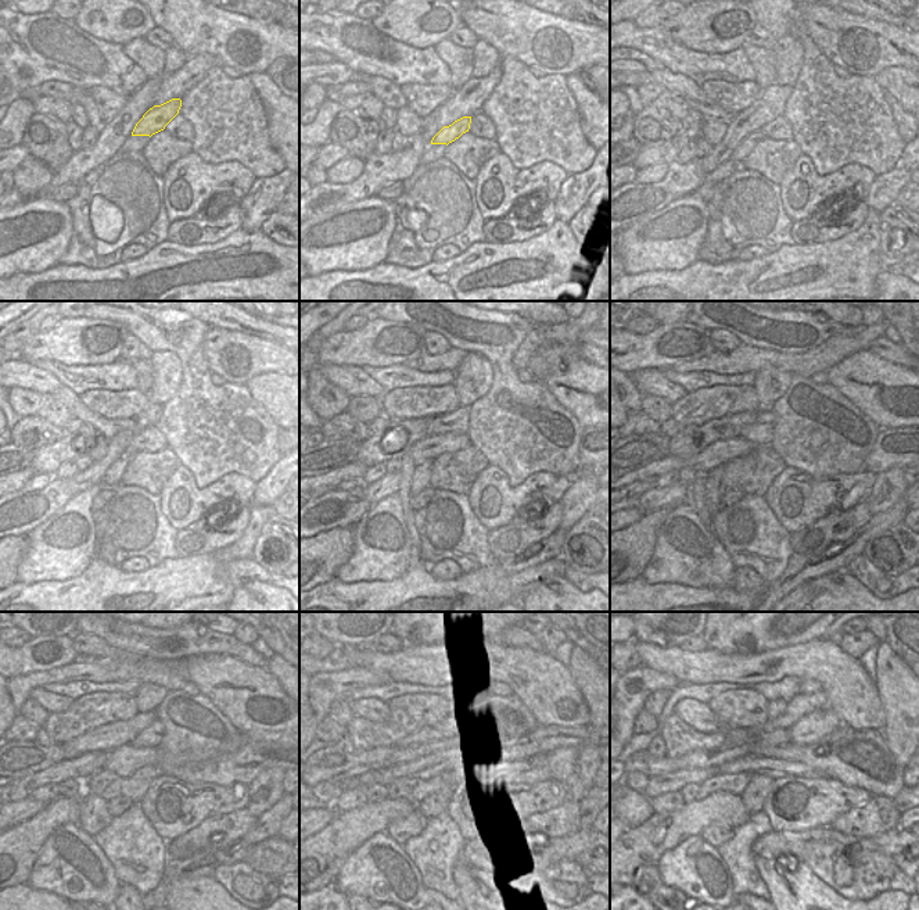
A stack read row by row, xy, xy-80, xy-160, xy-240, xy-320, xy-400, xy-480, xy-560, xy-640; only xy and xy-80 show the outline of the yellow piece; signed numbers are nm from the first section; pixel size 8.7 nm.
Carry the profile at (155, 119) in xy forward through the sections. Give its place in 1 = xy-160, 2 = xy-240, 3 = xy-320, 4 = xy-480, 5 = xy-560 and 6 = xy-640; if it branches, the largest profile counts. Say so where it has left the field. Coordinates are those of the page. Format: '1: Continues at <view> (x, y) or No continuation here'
1: Continues at xy-160 (753, 139)
2: Continues at xy-240 (112, 477)
3: Continues at xy-320 (422, 476)
4: Continues at xy-480 (94, 816)
5: Continues at xy-560 (401, 830)
6: Continues at xy-640 (715, 834)

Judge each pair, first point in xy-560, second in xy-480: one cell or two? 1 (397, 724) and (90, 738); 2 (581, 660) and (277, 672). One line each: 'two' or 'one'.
1: two
2: one

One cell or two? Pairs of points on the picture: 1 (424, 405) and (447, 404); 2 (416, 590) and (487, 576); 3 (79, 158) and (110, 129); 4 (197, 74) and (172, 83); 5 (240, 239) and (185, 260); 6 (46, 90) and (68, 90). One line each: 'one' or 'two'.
1: one
2: one
3: one
4: one
5: one
6: one

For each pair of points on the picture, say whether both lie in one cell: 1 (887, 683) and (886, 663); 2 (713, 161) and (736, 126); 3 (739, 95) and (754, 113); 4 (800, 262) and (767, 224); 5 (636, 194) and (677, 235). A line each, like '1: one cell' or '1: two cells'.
1: one cell
2: one cell
3: two cells
4: two cells
5: two cells

